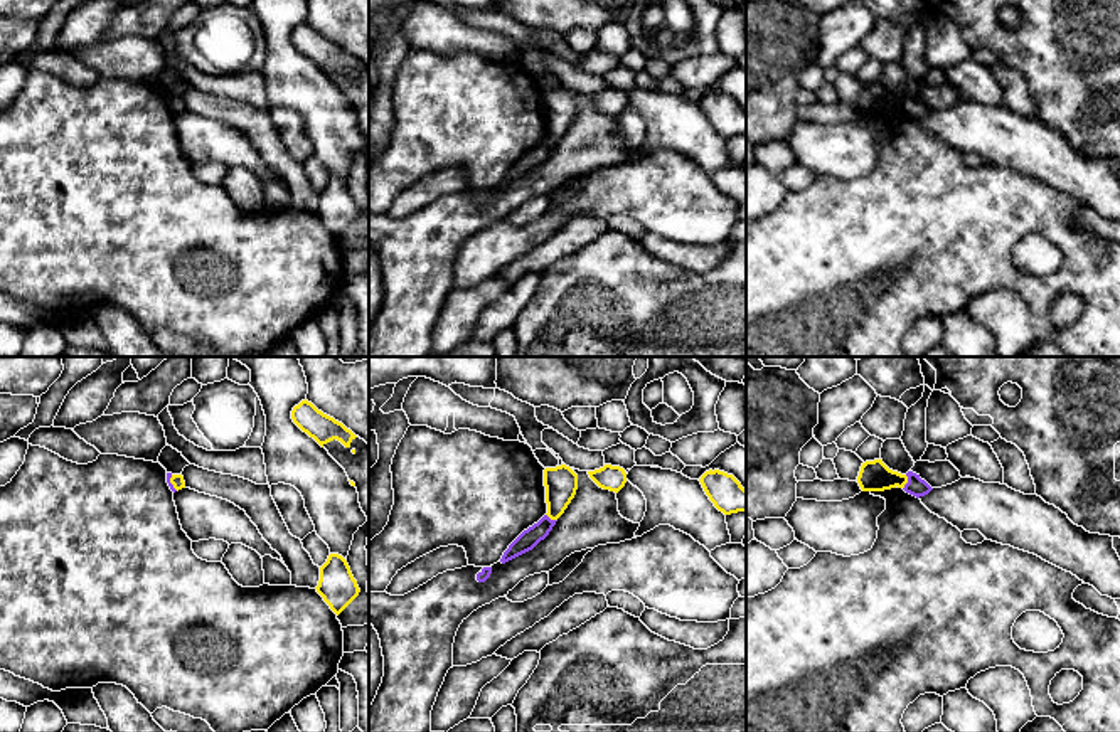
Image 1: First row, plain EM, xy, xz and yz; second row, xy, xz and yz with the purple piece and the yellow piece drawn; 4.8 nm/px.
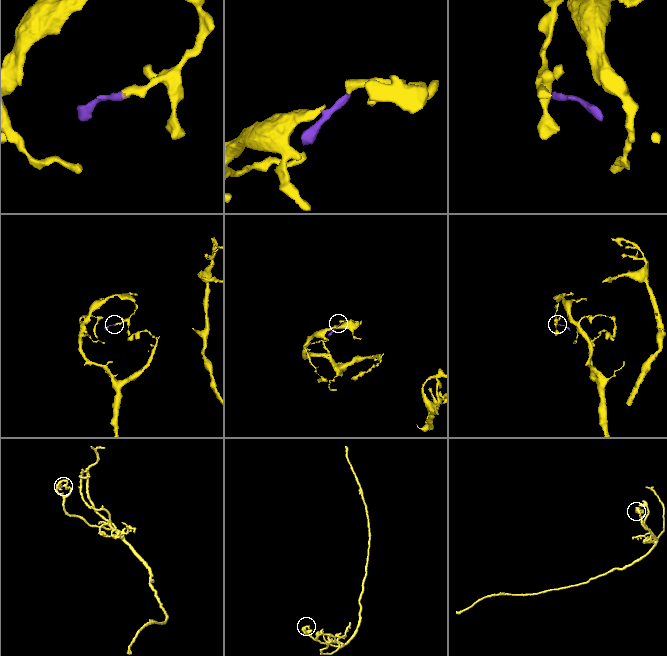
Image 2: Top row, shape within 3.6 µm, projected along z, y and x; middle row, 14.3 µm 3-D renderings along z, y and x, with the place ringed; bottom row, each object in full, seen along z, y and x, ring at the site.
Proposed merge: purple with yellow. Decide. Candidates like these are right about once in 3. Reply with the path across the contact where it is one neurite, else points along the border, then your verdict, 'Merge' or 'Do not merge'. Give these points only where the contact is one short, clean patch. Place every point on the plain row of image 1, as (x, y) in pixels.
Path across: yz (917, 110), (908, 105), (874, 98). Merge

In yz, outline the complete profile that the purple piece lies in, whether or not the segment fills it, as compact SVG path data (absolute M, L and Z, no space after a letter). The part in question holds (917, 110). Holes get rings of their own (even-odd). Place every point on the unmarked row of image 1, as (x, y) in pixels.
M883 82L862 86L857 106L862 114L884 114L898 109L916 121L925 119L933 113L920 98L913 94L908 94L906 98L893 94Z

